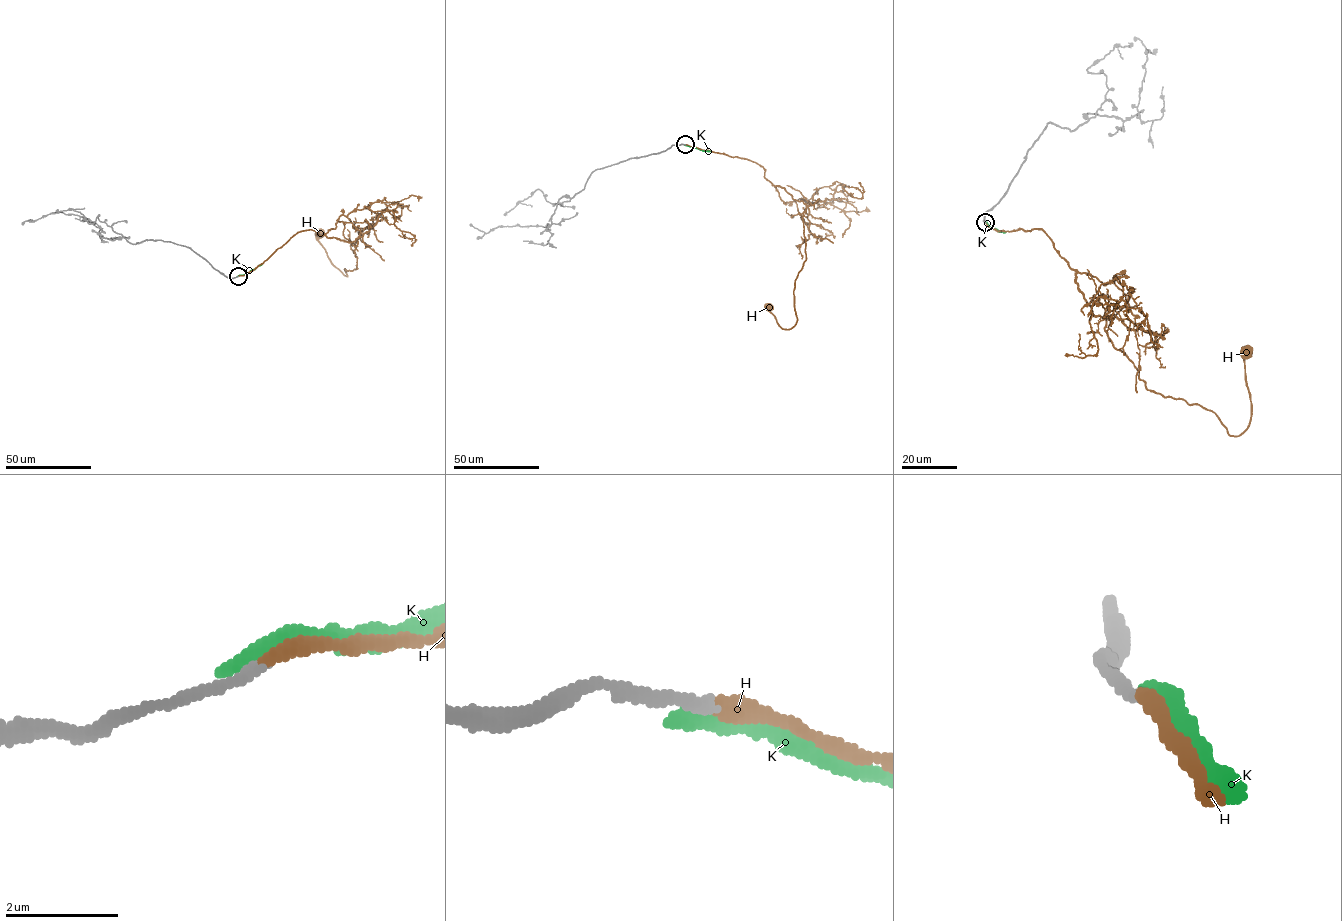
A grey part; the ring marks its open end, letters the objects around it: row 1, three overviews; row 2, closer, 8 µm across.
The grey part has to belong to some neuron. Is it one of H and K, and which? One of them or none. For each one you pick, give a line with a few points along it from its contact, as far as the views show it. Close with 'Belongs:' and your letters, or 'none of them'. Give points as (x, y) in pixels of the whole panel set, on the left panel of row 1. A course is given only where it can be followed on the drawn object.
H: via (238, 276), (309, 230), (357, 238), (357, 268), (344, 268), (347, 276), (332, 263), (320, 233)
Belongs: H

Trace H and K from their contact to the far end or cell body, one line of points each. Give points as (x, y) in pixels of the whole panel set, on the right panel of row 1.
H: (985, 222), (1003, 232), (1041, 229), (1145, 388), (1211, 410), (1229, 435), (1241, 434), (1249, 423), (1247, 353)
K: (985, 222), (992, 229), (1005, 232)

